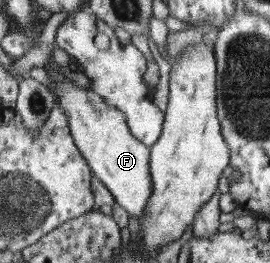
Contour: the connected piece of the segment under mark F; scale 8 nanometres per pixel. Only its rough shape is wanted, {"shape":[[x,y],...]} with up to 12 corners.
{"shape":[[50,79],[94,175],[141,223],[151,146],[92,88]]}

